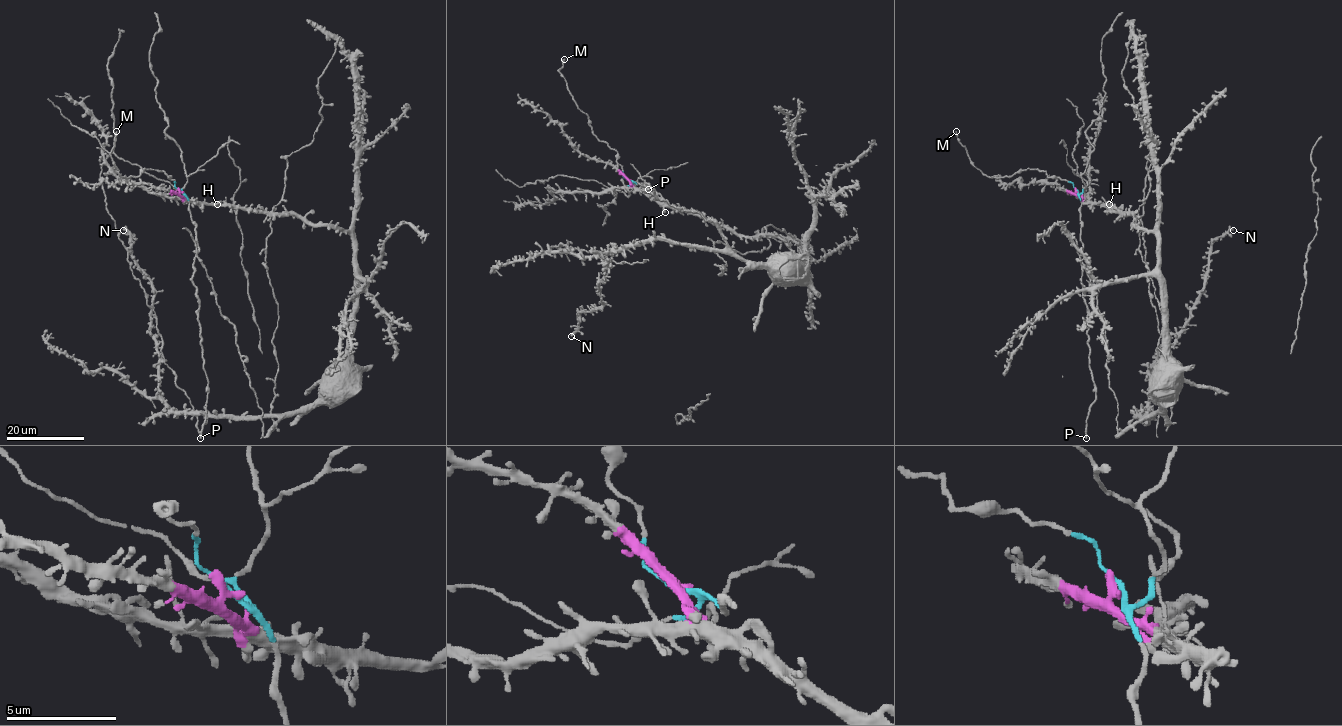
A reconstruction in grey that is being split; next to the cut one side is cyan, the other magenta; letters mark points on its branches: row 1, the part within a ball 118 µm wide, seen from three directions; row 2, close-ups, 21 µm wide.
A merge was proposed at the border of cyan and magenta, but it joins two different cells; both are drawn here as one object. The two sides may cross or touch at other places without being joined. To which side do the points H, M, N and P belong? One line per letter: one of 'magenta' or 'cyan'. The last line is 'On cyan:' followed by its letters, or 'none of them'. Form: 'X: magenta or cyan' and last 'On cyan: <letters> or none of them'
H: magenta
M: cyan
N: magenta
P: cyan
On cyan: M, P

